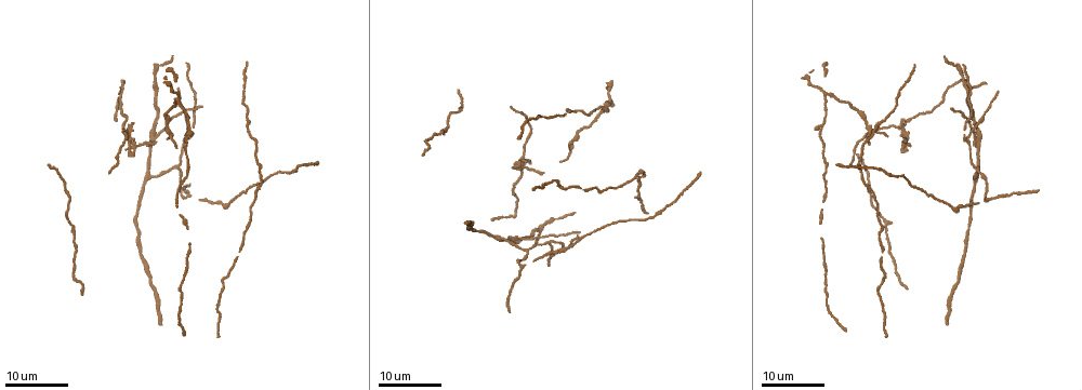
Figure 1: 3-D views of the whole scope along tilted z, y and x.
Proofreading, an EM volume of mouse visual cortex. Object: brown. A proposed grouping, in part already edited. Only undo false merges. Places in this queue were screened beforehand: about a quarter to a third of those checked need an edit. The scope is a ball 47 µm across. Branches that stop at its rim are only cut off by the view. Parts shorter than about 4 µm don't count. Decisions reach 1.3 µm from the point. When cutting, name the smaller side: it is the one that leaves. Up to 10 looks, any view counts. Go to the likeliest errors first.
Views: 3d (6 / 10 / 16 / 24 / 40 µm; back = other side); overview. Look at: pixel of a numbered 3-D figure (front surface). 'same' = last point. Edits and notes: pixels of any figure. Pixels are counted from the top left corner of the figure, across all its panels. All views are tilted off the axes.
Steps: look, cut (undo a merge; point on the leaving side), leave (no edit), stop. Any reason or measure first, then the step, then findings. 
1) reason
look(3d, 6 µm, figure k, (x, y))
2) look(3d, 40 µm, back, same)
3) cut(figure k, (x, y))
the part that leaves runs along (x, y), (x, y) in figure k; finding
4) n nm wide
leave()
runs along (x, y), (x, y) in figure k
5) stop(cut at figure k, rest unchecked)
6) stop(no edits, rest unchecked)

side arm on a straight run
look(3d, 16 µm, figure 1, (156, 136))

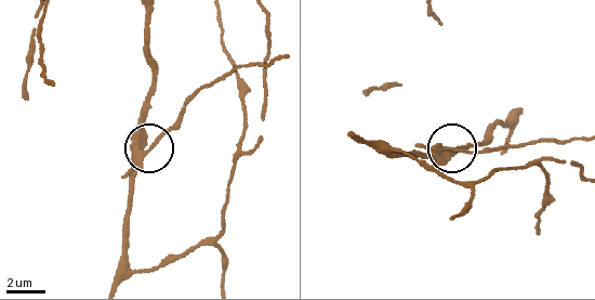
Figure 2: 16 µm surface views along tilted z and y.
look(3d, 6 µm, figure 2, (146, 154))

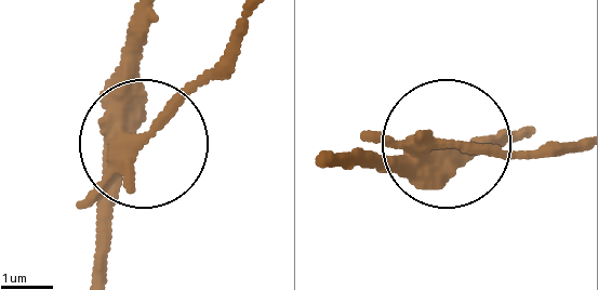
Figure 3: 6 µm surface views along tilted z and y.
240 nm wide
cut(figure 3, (187, 95))
the part that leaves runs along (119, 143), (203, 79), (248, 16) in figure 3; two neurons meet here

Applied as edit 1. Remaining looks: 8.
look(overview)

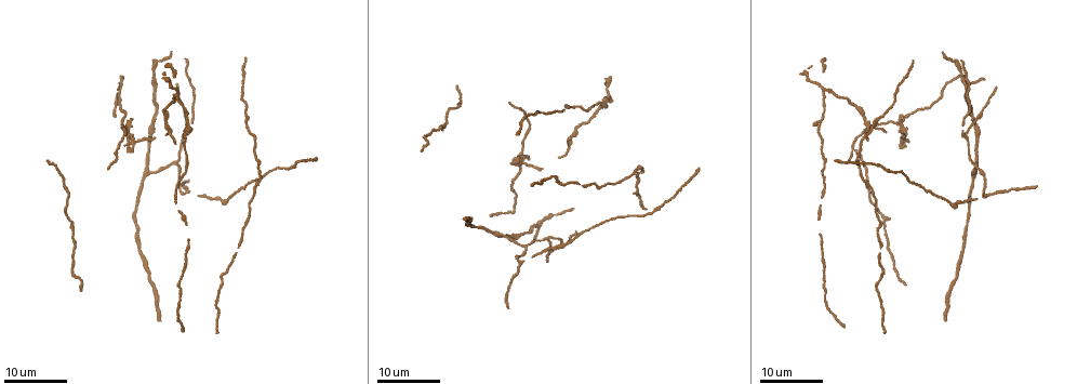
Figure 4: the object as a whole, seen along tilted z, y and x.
look(3d, 24 µm, figure 4, (548, 239))

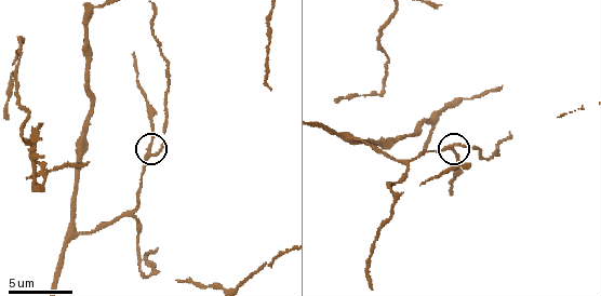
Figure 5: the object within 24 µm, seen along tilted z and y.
look(3d, 10 µm, figure 5, (148, 153))

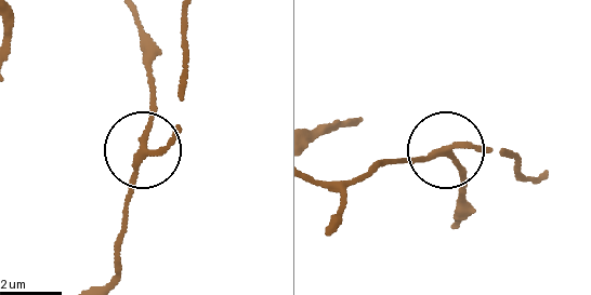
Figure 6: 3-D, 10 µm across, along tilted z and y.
190 nm wide
leave()
runs along (114, 278), (123, 202), (155, 88) in figure 6; all the same neuron

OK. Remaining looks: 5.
four-way junction
look(3d, 10 µm, figure 5, (28, 143))

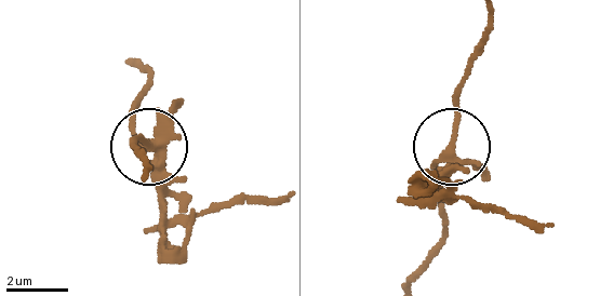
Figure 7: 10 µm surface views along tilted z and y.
look(3d, 10 µm, back, figure 7, (451, 154))

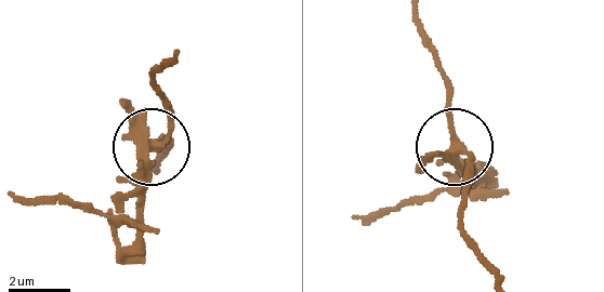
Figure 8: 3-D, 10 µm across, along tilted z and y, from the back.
4 arms
cut(figure 8, (143, 180))
a second neuron is stuck on

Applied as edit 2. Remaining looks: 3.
three arms meet
look(3d, 16 µm, figure 4, (824, 92))

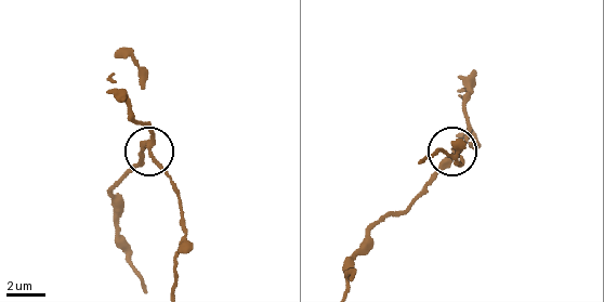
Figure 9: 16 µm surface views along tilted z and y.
look(3d, 10 µm, figure 9, (150, 149))

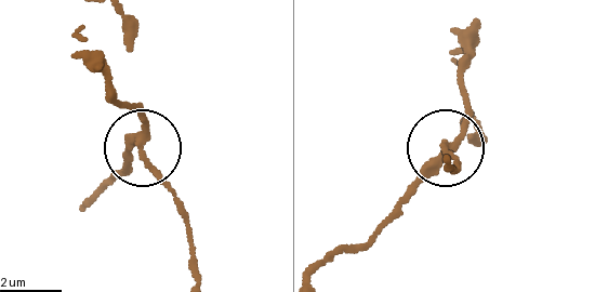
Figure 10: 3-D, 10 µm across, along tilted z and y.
look(3d, 10 µm, back, figure 10, (446, 148))

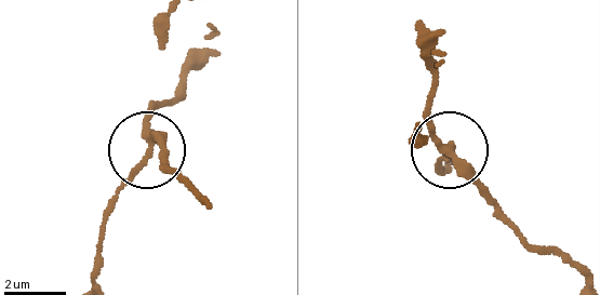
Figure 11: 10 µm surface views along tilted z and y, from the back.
cut(figure 11, (425, 116))
the part that leaves runs along (447, 149), (463, 177), (509, 225), (576, 272) in figure 11; two neurons meet here

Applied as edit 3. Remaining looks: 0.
stop(cut at figure 3, cut at figure 8, cut at figure 11, rest unchecked)

